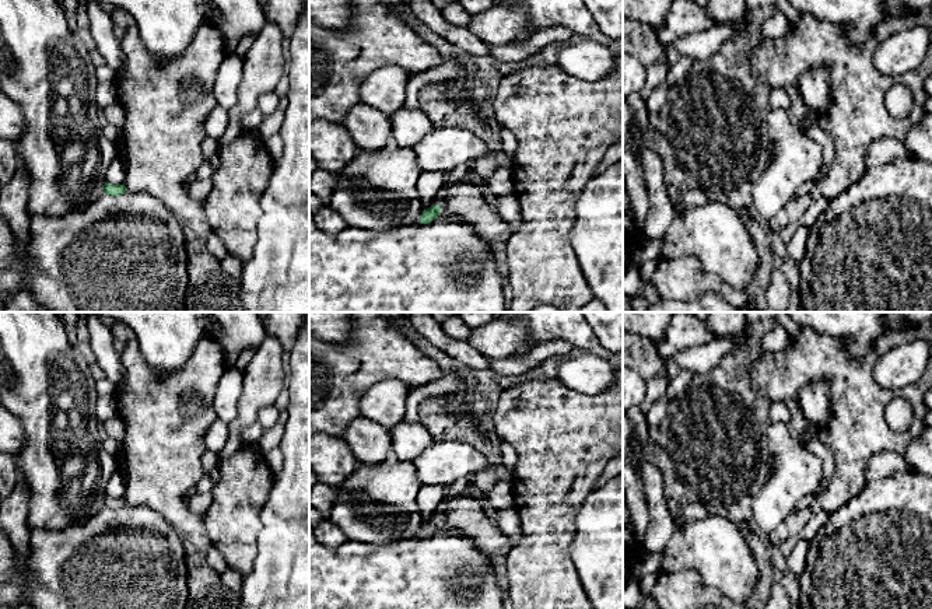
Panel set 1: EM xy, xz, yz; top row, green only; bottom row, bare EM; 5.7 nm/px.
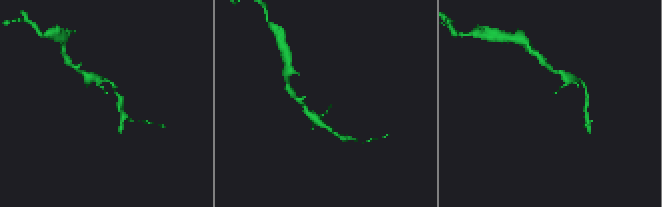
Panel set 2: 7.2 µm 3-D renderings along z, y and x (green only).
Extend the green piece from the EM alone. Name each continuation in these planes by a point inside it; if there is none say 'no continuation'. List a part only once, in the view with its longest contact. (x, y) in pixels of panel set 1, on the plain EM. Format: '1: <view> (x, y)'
no continuation

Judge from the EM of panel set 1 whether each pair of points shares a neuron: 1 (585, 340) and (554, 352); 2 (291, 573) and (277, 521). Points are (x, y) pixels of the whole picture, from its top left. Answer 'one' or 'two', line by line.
1: two
2: one

